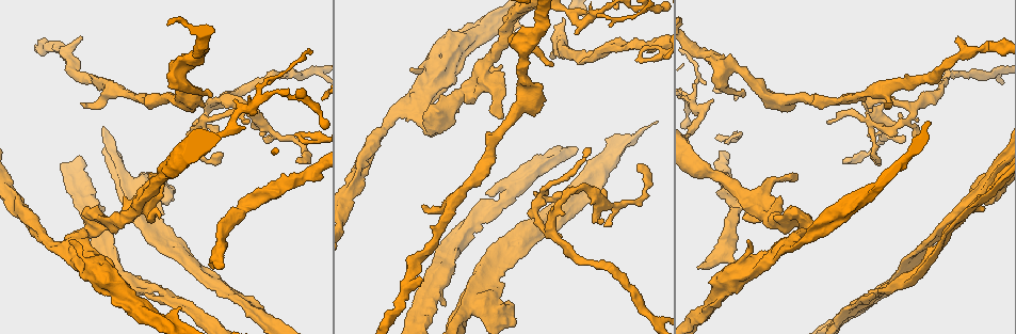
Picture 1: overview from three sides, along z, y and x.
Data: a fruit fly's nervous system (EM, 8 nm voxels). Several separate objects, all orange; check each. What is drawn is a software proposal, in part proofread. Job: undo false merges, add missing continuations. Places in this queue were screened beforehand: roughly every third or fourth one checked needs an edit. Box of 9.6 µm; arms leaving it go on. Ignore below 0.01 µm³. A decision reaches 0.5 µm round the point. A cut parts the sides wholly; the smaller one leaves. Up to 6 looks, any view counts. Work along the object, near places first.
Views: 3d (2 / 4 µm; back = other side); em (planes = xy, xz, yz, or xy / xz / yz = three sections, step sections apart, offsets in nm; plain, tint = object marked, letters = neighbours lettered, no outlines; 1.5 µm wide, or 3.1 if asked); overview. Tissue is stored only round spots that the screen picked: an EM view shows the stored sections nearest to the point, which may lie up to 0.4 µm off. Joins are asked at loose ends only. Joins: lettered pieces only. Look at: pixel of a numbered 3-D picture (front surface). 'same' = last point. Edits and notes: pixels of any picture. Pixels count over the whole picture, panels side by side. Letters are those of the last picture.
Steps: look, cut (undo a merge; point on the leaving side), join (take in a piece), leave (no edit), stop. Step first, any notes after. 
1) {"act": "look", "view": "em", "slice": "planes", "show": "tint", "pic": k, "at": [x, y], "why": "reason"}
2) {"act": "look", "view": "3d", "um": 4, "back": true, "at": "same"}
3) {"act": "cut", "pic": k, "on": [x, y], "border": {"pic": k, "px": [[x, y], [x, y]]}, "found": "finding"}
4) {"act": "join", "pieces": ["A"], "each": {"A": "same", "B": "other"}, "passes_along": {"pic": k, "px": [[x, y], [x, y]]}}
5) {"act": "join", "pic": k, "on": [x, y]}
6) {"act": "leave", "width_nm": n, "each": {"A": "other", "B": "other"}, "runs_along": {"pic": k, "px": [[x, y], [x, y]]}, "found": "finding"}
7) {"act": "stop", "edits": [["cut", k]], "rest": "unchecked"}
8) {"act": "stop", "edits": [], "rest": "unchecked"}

{"act": "look", "view": "3d", "um": 4, "pic": 1, "at": [829, 124]}

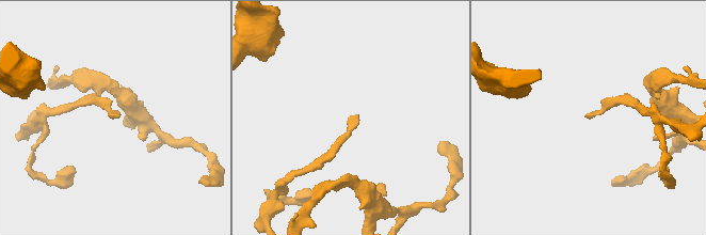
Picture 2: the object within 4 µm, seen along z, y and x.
{"act": "look", "view": "em", "slice": "planes", "show": "letters", "pic": 2, "at": [120, 116]}

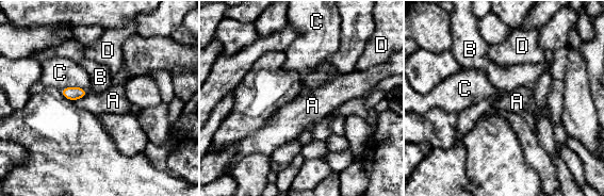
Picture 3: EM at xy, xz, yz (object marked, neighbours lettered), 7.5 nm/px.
{"act": "leave", "width_nm": 100, "each": {"A": "other", "B": "other", "C": "other", "D": "other"}, "border": {"pic": 3, "px": [[60, 88], [82, 87], [88, 92]]}, "found": "no lettered piece goes on from it"}

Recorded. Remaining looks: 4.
{"act": "look", "view": "3d", "um": 2, "back": true, "pic": 1, "at": [798, 176], "why": "branch stops here"}

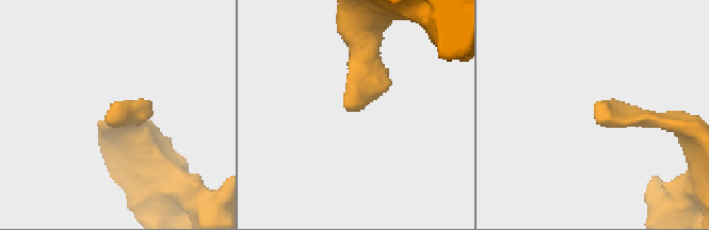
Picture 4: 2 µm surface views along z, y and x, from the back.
{"act": "look", "view": "em", "slice": "planes", "show": "letters", "pic": 4, "at": [598, 107]}

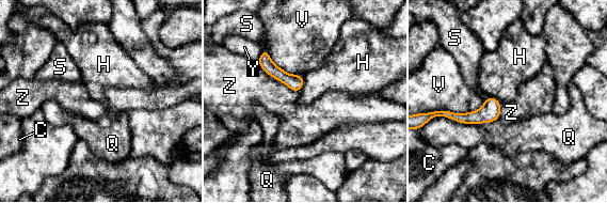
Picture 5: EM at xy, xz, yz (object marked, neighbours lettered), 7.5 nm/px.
{"act": "leave", "width_nm": 120, "longest_contact_nm": ["Q", 550], "each": {"C": "other", "H": "other", "Q": "other", "S": "other", "V": "other", "Y": "other", "Z": "other"}, "found": "no lettered piece goes on from it"}

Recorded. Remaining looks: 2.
{"act": "stop", "edits": [], "rest": "unchecked"}

